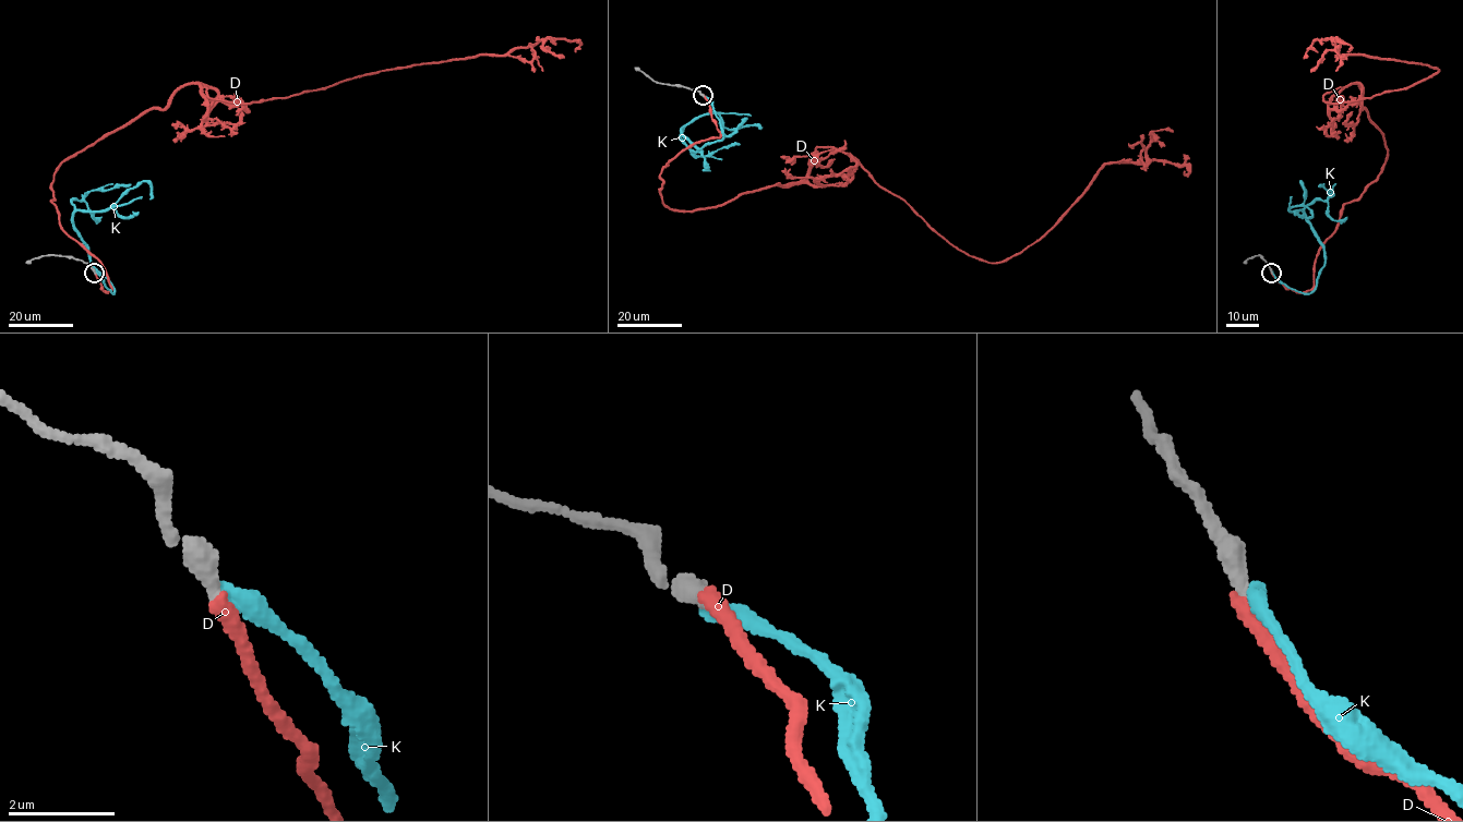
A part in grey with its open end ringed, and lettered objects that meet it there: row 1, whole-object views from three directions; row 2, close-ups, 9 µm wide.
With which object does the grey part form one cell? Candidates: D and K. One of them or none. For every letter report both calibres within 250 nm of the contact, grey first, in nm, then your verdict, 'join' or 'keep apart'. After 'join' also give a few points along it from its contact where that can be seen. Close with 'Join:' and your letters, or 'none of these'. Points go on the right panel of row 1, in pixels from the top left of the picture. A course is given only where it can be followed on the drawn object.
D: calibres 320 and 320 nm; join; course (1271, 273), (1311, 288), (1384, 164), (1362, 88), (1326, 94), (1439, 70), (1336, 37), (1347, 51)
K: calibres 400 and 300 nm; keep apart
Join: D

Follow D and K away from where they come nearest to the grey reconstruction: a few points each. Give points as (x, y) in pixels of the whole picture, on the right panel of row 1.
D: (1271, 273), (1311, 288), (1384, 164), (1362, 88), (1326, 94), (1439, 70), (1336, 37), (1347, 51)
K: (1272, 272), (1297, 291), (1314, 289), (1322, 244), (1305, 215), (1288, 209), (1305, 197), (1302, 181), (1304, 200)

